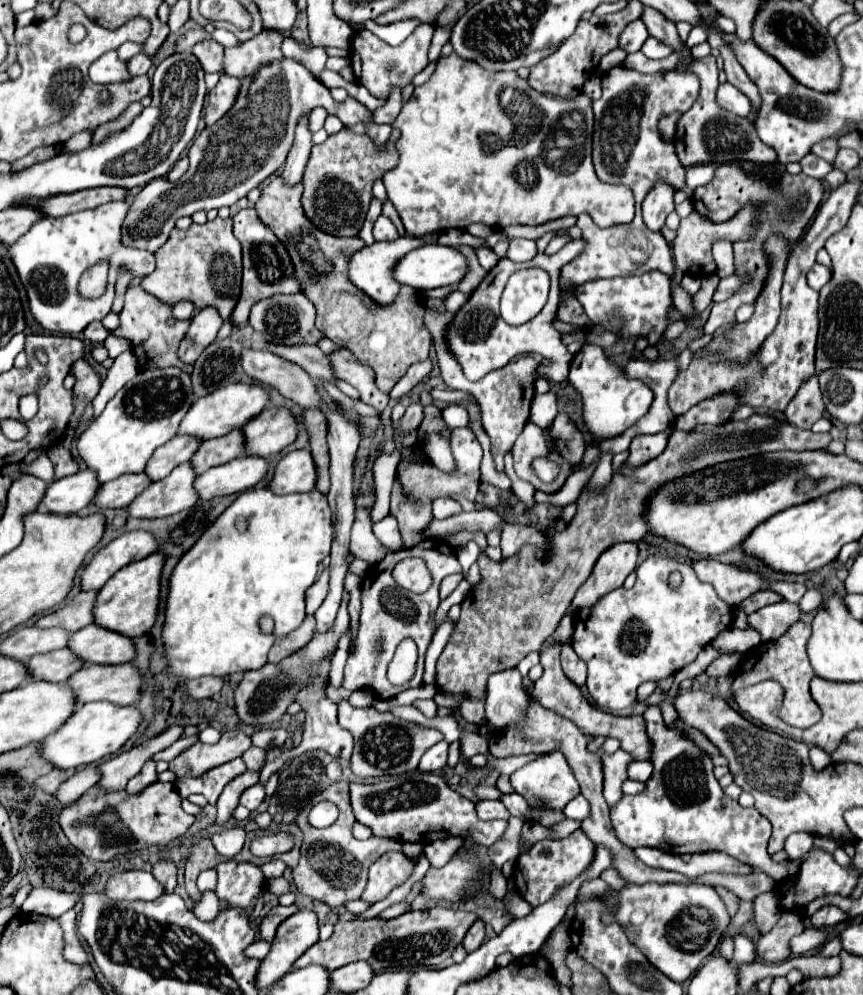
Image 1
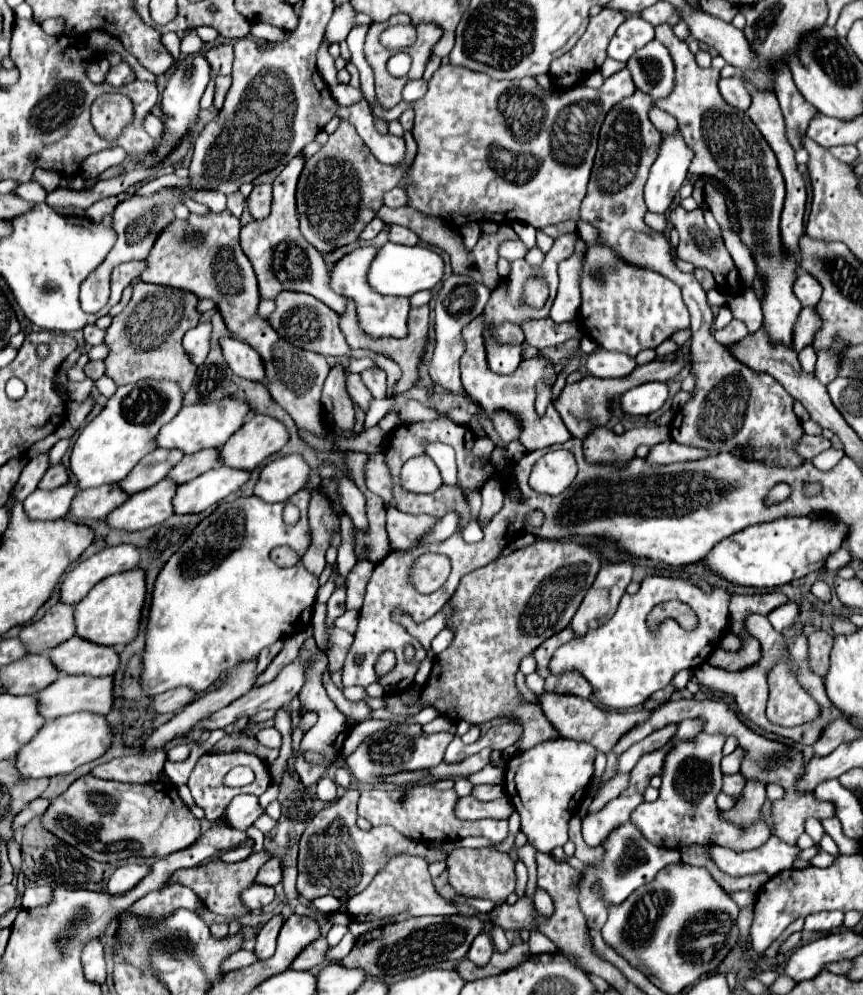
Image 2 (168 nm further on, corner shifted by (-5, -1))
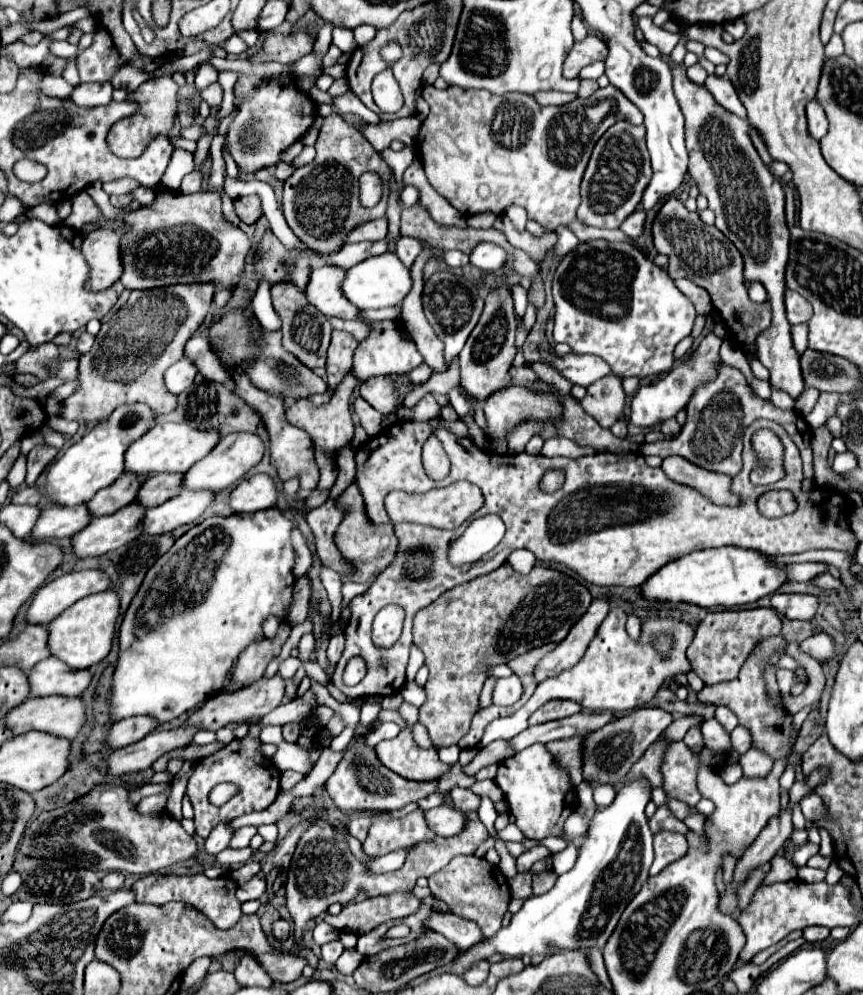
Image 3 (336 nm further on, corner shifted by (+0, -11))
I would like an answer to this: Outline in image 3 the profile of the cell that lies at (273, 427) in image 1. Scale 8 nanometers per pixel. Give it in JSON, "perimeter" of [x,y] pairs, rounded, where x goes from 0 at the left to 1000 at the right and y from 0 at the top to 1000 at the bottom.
{"perimeter":[[[268,435],[263,439],[258,439],[247,451],[244,455],[240,455],[233,463],[228,463],[214,477],[212,477],[212,491],[240,491],[240,493],[258,493],[263,489],[268,489],[268,485],[275,485],[293,467],[298,467],[302,463],[307,455],[307,447],[300,439],[295,439],[293,435]]]}

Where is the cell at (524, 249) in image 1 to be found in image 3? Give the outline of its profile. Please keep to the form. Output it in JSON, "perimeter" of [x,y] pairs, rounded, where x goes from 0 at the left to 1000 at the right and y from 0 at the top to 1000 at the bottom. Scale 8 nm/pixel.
{"perimeter":[[[553,244],[550,250],[543,256],[543,264],[560,270],[560,272],[578,272],[583,268],[583,264],[587,262],[587,254],[585,250],[581,250],[574,244]]]}

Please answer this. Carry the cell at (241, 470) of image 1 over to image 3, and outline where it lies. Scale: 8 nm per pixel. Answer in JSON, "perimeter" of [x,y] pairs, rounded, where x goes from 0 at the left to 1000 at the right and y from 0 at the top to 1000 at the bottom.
{"perimeter":[[[210,493],[205,499],[189,508],[170,512],[163,530],[166,538],[189,538],[210,528],[228,524],[228,520],[247,506],[249,495],[238,493]]]}

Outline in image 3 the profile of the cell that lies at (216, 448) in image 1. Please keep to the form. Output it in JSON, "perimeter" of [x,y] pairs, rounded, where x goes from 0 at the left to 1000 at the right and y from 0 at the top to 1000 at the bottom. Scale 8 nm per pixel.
{"perimeter":[[[210,475],[175,477],[163,485],[156,504],[166,510],[182,510],[184,506],[196,504],[207,495],[207,483],[212,483]]]}

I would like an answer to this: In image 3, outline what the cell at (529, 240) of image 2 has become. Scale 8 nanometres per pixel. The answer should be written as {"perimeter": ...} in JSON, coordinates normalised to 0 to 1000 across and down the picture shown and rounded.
{"perimeter":[[[592,206],[590,212],[587,212],[587,218],[597,224],[599,230],[608,230],[608,224],[611,224],[611,212],[608,212],[608,208]]]}

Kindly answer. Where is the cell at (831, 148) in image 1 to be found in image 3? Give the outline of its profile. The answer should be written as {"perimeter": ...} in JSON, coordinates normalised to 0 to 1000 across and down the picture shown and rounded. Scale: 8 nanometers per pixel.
{"perimeter":[[[940,99],[935,104],[935,122],[937,122],[937,134],[944,140],[951,140],[958,134],[958,118],[947,99]]]}

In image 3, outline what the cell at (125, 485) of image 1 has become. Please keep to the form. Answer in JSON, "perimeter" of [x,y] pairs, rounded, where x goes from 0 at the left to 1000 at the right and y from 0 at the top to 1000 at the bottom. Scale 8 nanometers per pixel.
{"perimeter":[[[101,508],[50,510],[36,534],[36,542],[54,544],[54,542],[82,540],[82,536],[89,536],[103,524],[105,524],[105,518],[101,516]]]}

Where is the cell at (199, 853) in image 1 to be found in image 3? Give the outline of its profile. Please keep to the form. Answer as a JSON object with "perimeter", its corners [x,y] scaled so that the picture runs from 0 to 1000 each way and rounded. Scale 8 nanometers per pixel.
{"perimeter":[[[235,877],[231,879],[170,879],[163,881],[159,887],[152,889],[156,897],[156,906],[161,908],[177,908],[177,910],[189,910],[196,906],[212,906],[228,916],[233,916],[251,934],[268,934],[279,918],[279,908],[272,904],[272,893],[265,893],[268,882],[265,880],[254,881],[254,883],[242,883]]]}

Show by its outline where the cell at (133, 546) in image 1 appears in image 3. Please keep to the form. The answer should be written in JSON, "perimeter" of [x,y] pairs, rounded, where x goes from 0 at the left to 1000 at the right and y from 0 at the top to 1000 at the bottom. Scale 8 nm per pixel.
{"perimeter":[[[115,572],[75,576],[50,588],[38,598],[29,622],[34,628],[57,628],[71,614],[82,610],[87,604],[117,594],[124,594],[124,580],[119,580]]]}

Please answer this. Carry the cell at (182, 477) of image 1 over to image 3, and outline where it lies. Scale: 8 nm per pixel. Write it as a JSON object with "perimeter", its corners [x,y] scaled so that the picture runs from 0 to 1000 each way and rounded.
{"perimeter":[[[152,506],[133,514],[131,518],[122,518],[115,522],[110,520],[101,530],[96,530],[82,540],[85,558],[92,562],[112,560],[159,542],[166,516],[168,512],[163,508]]]}

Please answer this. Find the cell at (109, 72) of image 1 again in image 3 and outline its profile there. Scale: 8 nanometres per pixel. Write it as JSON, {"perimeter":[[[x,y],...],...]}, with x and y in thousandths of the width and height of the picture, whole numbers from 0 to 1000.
{"perimeter":[[[50,77],[45,83],[45,93],[54,95],[54,97],[68,97],[68,99],[78,99],[78,93],[82,93],[82,85],[73,79],[73,77]]]}

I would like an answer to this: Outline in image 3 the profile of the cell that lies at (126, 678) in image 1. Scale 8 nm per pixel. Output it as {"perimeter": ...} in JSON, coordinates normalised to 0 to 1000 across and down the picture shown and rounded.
{"perimeter":[[[31,701],[27,709],[20,709],[8,717],[6,729],[17,739],[31,735],[50,735],[75,743],[87,743],[98,725],[98,707],[92,701]]]}

